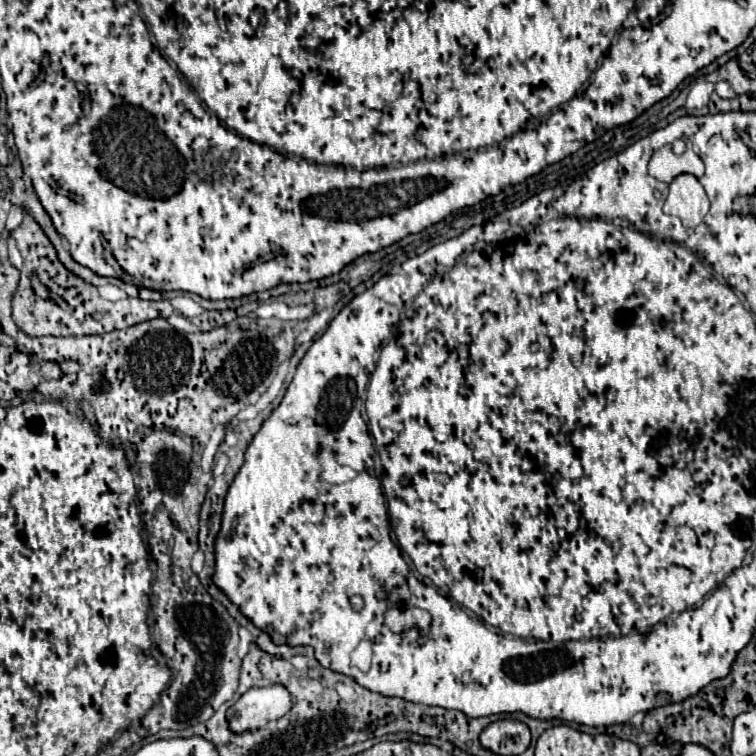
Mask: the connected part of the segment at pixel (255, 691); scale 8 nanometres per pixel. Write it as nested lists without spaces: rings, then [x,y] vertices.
[[[282,686],[250,688],[240,700],[228,710],[228,728],[234,734],[252,732],[266,728],[268,722],[282,718],[292,706],[292,696]]]

